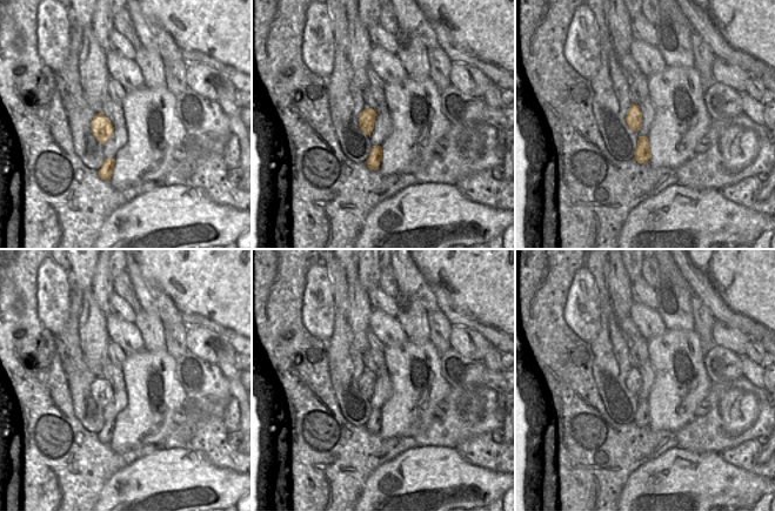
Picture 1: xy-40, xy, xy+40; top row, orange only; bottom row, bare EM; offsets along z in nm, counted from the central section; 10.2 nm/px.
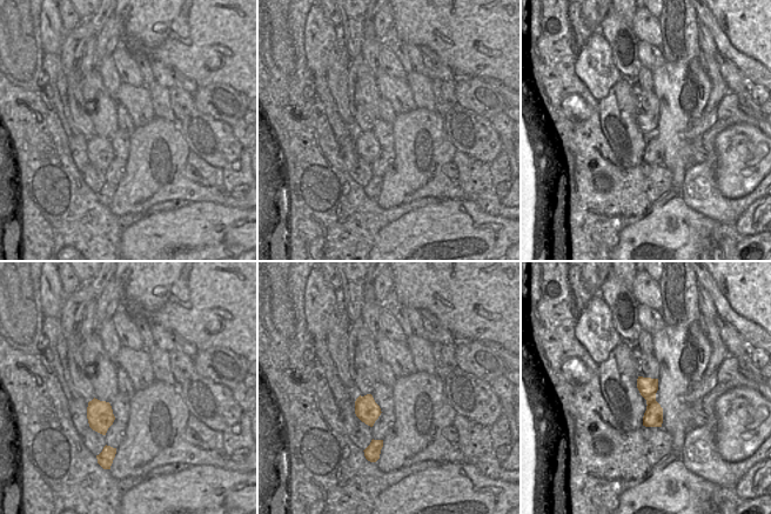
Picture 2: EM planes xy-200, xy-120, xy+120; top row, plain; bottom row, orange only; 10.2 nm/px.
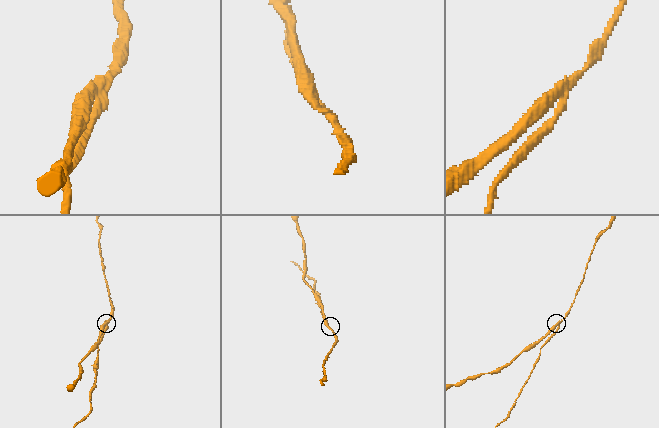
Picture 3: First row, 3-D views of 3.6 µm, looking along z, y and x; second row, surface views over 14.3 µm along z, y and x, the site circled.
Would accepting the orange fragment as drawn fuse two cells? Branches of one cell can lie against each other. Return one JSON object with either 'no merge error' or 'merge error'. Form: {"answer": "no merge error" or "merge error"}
{"answer": "merge error"}

